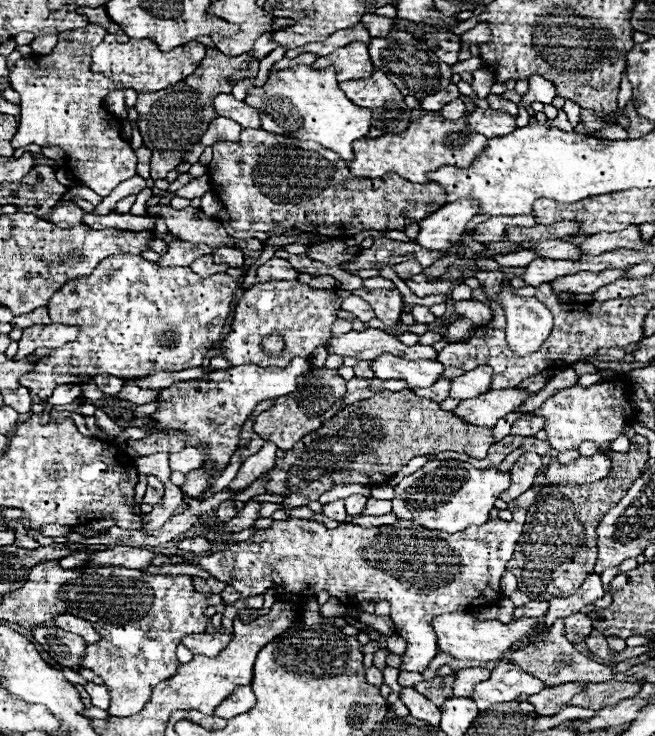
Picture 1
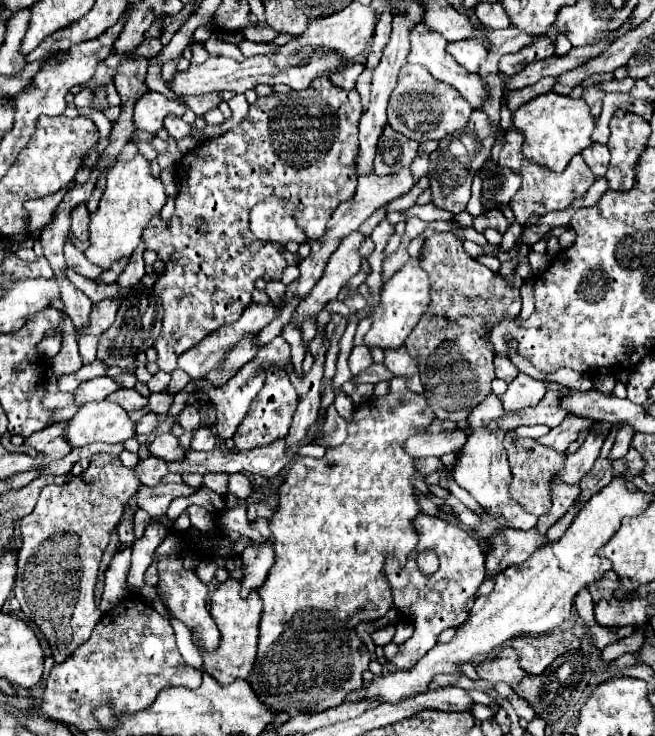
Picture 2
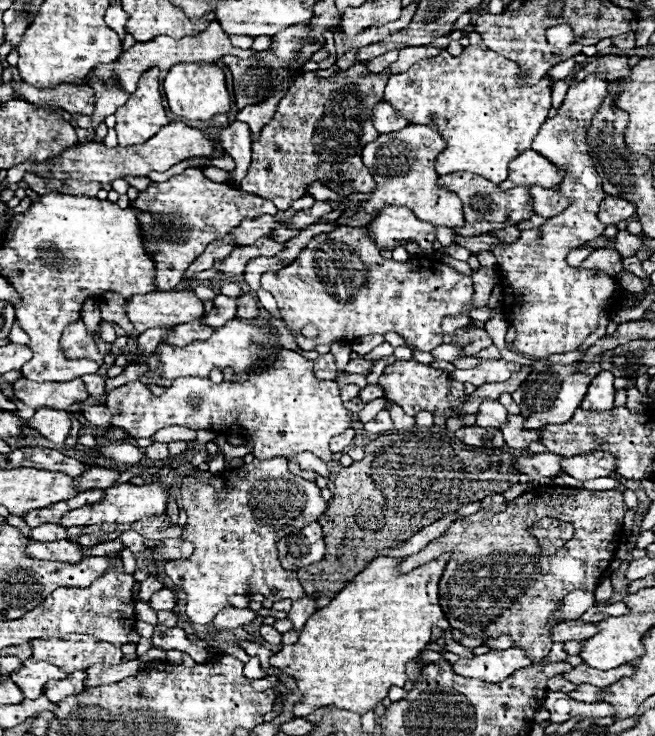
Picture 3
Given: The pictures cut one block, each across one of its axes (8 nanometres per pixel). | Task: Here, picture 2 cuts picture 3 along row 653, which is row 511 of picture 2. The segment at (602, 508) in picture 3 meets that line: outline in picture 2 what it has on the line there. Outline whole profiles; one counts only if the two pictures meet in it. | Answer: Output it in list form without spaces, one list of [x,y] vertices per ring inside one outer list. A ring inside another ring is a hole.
[[[507,432],[503,442],[506,452],[508,452],[508,462],[512,470],[512,482],[510,482],[510,494],[512,498],[530,514],[542,516],[550,510],[552,500],[550,500],[550,480],[556,476],[566,460],[566,454],[556,452],[548,446],[540,446],[530,438],[516,438],[512,432]]]

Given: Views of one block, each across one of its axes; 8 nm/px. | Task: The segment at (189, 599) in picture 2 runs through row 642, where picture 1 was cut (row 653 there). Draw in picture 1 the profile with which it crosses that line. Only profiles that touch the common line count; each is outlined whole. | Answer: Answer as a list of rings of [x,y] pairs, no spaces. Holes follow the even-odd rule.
[[[218,628],[216,632],[212,634],[200,634],[200,636],[186,636],[184,638],[184,646],[188,650],[192,650],[194,654],[202,654],[202,656],[208,656],[208,658],[214,658],[218,656],[224,646],[228,646],[228,642],[232,640],[232,632],[226,632],[224,628]]]

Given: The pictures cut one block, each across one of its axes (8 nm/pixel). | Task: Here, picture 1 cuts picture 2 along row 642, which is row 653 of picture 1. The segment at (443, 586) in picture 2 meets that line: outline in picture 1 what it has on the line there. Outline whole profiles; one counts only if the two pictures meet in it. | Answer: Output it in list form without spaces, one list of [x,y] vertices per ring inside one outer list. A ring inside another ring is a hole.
[[[290,516],[288,520],[274,520],[266,530],[258,530],[248,540],[238,542],[228,550],[214,552],[210,556],[194,556],[190,560],[182,556],[170,556],[170,562],[200,566],[218,580],[234,586],[236,592],[240,592],[244,598],[260,596],[266,590],[276,590],[278,600],[296,604],[298,608],[302,608],[322,590],[344,602],[356,600],[356,604],[364,600],[388,600],[392,604],[390,616],[394,622],[394,630],[406,640],[406,652],[402,654],[400,670],[424,672],[436,656],[436,634],[430,626],[432,618],[444,612],[468,610],[470,606],[480,602],[480,598],[482,606],[494,604],[500,598],[500,576],[506,572],[506,562],[512,558],[514,546],[520,536],[522,522],[500,518],[488,520],[484,526],[468,526],[464,532],[444,534],[412,524],[410,520],[396,520],[394,524],[376,528],[342,524],[330,530],[320,522]]]

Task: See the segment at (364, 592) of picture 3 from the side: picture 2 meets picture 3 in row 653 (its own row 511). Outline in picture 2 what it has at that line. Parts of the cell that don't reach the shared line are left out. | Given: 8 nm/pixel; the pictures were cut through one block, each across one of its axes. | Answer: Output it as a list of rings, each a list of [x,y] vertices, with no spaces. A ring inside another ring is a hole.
[[[398,376],[398,378],[390,380],[388,394],[368,398],[366,402],[362,402],[352,412],[352,416],[348,420],[348,438],[346,438],[344,444],[326,450],[324,458],[320,458],[320,460],[298,456],[292,462],[292,466],[288,468],[288,472],[284,476],[284,482],[280,486],[280,502],[276,504],[276,514],[274,514],[274,518],[270,522],[272,540],[274,540],[274,552],[276,552],[276,564],[272,566],[272,570],[270,570],[264,586],[258,588],[258,594],[262,598],[262,602],[264,602],[264,612],[262,612],[262,620],[260,620],[258,658],[256,658],[254,670],[248,676],[248,682],[254,688],[254,692],[268,706],[272,706],[272,710],[276,710],[276,712],[288,712],[290,716],[294,716],[298,712],[306,712],[306,714],[320,712],[320,710],[328,710],[328,708],[334,708],[334,706],[342,704],[344,698],[350,692],[362,688],[362,672],[368,670],[370,652],[368,652],[368,648],[362,646],[362,640],[356,636],[354,628],[362,620],[382,618],[392,608],[392,594],[388,590],[388,580],[384,578],[384,562],[392,554],[396,556],[398,562],[404,562],[404,558],[408,558],[408,554],[412,554],[412,546],[416,546],[416,542],[418,542],[414,520],[416,520],[416,514],[420,514],[420,504],[418,504],[418,496],[414,492],[414,486],[412,486],[410,478],[412,476],[420,476],[420,472],[414,468],[414,458],[410,454],[406,454],[404,442],[412,434],[424,434],[432,420],[434,420],[434,412],[426,404],[424,394],[416,394],[416,392],[408,390],[406,378]]]

